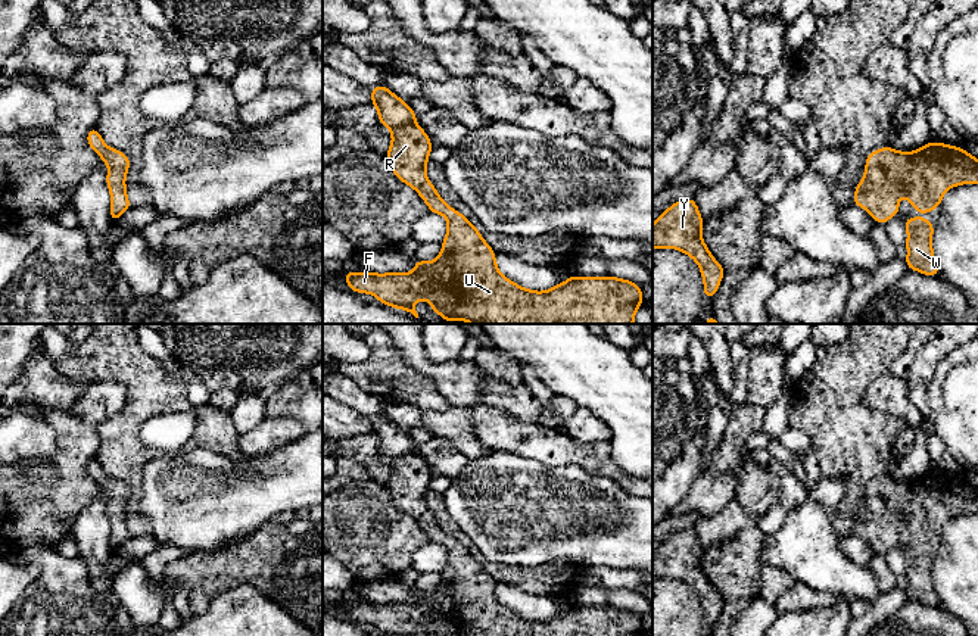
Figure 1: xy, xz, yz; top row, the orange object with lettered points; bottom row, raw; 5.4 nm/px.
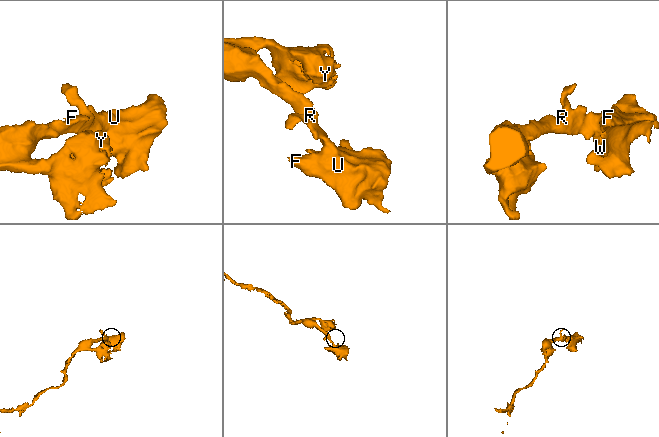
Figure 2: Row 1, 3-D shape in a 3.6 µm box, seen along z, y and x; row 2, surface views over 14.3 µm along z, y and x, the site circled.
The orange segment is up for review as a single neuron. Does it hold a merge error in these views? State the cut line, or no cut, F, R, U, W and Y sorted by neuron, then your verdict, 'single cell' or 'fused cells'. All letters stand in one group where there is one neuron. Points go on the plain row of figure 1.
no cut; F R U W Y; single cell

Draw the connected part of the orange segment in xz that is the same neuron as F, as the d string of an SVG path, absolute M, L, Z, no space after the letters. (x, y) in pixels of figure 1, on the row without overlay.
M387 417L370 418L377 437L379 450L392 462L392 476L384 484L393 504L405 514L411 515L427 533L430 542L448 549L446 567L442 571L440 584L430 592L414 589L414 602L374 604L345 602L345 611L352 621L376 626L387 636L414 636L420 629L426 629L430 636L641 636L642 618L632 611L616 607L571 607L545 621L533 621L517 615L498 601L495 582L483 570L477 556L471 555L465 546L448 536L426 506L426 495L432 480L432 471L415 453L414 440Z

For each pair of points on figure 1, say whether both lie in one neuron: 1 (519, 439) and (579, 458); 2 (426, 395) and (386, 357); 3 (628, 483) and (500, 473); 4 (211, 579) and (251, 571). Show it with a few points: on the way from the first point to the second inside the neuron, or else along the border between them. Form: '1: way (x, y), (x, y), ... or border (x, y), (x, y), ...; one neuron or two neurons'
1: way (533, 440), (564, 451); one neuron
2: way (416, 386), (396, 367); one neuron
3: border (584, 468), (614, 480), (637, 496); two neurons
4: way (221, 571), (240, 571); one neuron

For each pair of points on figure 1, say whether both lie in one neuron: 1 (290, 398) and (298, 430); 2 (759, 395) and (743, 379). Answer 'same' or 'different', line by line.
1: different
2: different

